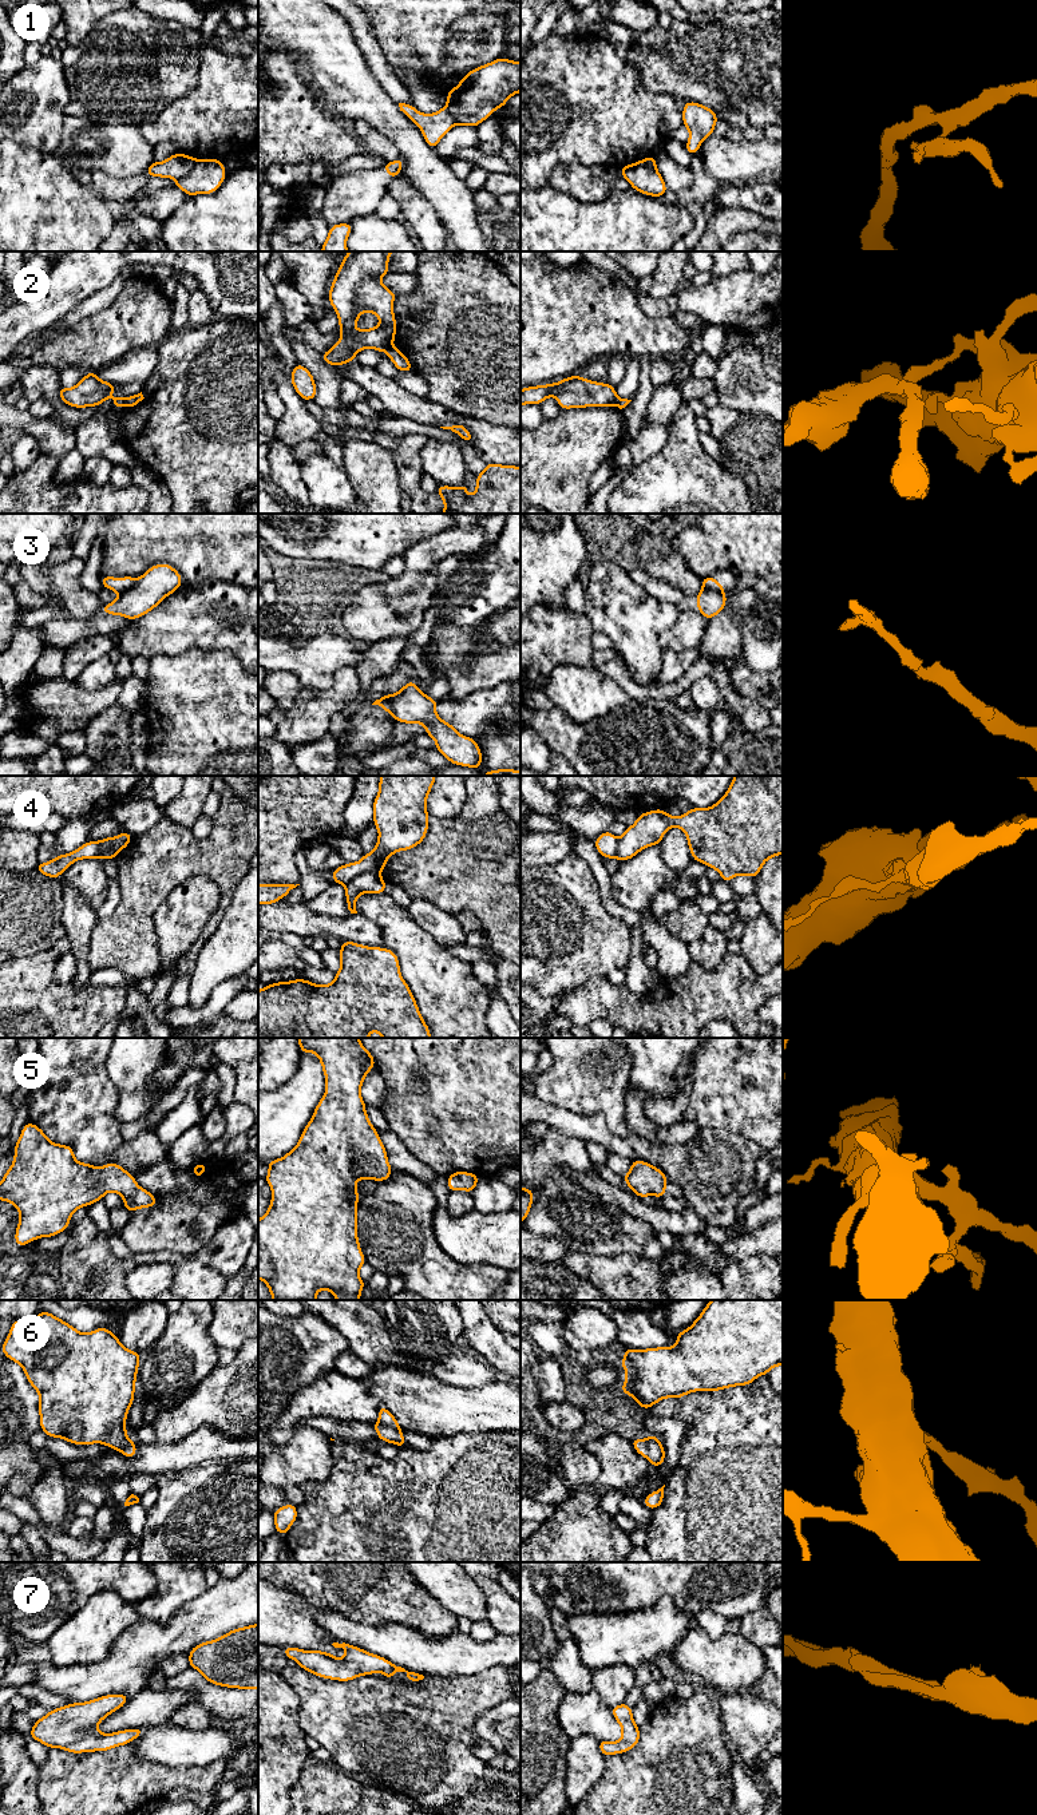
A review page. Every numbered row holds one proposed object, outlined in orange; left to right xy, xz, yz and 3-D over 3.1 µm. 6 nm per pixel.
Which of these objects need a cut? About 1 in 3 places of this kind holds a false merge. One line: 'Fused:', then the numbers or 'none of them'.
Fused: 1, 2, 3, 4

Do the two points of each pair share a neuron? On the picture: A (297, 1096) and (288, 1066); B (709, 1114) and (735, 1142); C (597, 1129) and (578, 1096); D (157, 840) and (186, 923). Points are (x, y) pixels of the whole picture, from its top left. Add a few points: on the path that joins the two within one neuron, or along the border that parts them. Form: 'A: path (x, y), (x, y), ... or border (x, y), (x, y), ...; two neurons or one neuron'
A: border (301, 1055), (297, 1070), (272, 1090); two neurons
B: border (724, 1129), (753, 1141); two neurons
C: border (559, 1106), (584, 1114), (601, 1114), (614, 1134); two neurons
D: border (202, 874), (182, 880), (154, 912); two neurons

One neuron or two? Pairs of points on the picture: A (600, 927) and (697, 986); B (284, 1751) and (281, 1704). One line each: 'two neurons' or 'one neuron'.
A: two neurons
B: one neuron

